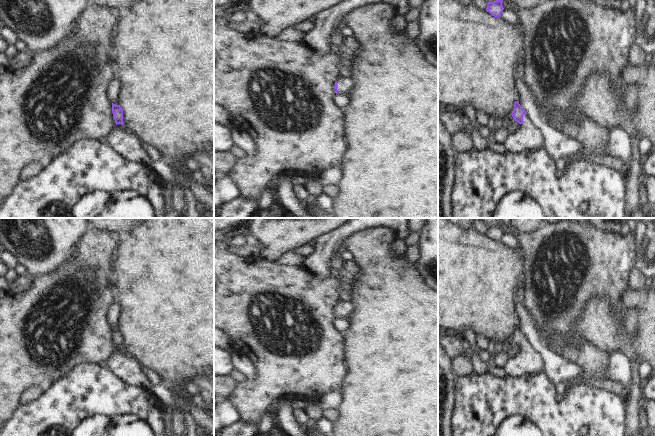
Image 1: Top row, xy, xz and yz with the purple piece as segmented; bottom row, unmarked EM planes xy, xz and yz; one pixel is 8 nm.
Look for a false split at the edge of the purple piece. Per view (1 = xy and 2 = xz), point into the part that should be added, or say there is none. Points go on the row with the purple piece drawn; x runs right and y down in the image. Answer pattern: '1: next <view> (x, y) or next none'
1: next xy (127, 142)
2: next xz (346, 84)

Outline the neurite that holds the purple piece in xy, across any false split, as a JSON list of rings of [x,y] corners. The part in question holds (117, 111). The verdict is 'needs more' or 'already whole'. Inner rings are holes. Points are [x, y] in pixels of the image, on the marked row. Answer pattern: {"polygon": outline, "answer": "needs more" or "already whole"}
{"polygon": [[[112,103],[112,113],[116,127],[105,140],[126,158],[150,164],[152,160],[151,152],[143,145],[143,139],[123,123],[121,106]]], "answer": "needs more"}

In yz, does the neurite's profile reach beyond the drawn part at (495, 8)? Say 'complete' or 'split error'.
complete

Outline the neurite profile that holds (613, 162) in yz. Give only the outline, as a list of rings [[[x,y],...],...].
[[[600,153],[571,154],[566,158],[566,164],[570,163],[570,161],[576,157],[582,157],[582,158],[597,162],[599,164],[604,164],[619,172],[624,172],[624,170],[626,169],[626,166],[627,166],[623,160],[621,160],[617,157],[614,157],[614,156],[611,156],[608,154],[600,154]]]

